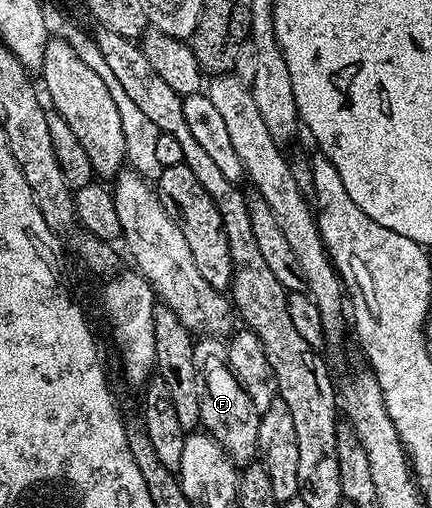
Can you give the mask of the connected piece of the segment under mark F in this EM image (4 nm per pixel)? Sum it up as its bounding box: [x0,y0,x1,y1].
[192,336,260,468]

